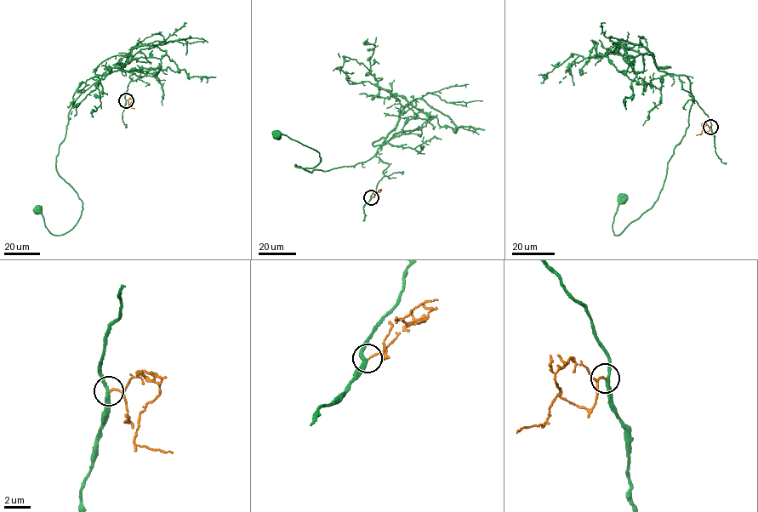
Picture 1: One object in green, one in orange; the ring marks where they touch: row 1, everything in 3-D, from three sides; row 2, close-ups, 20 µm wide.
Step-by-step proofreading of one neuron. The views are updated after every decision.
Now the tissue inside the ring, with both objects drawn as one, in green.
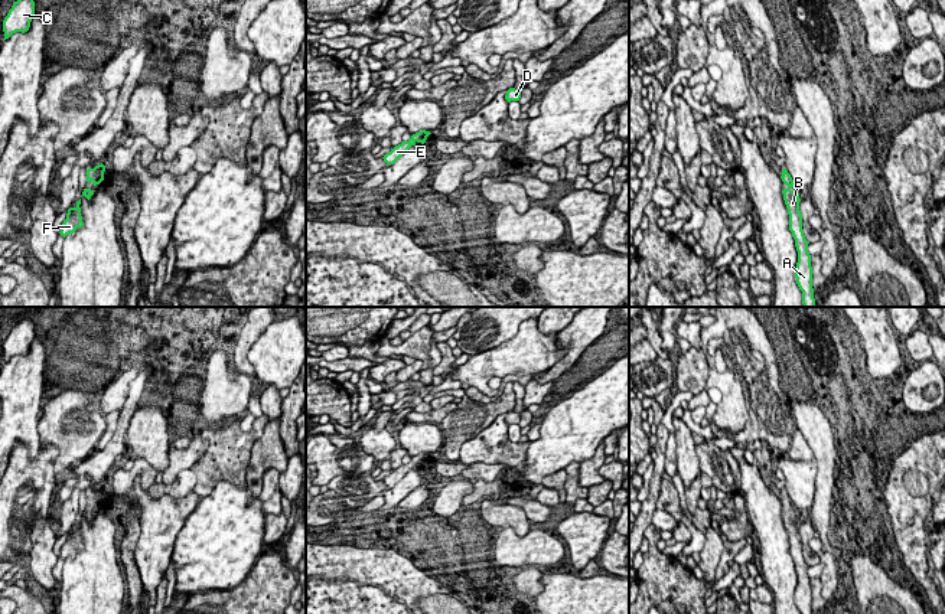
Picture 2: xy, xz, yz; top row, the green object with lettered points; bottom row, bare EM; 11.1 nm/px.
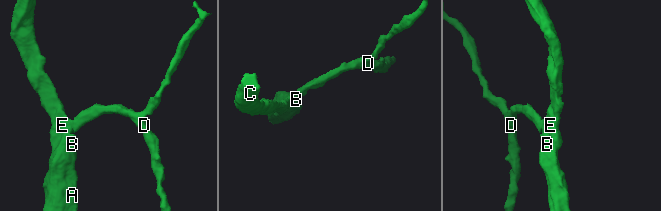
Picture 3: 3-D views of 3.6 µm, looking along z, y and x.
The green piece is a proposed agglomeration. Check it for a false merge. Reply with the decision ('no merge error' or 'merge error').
no merge error

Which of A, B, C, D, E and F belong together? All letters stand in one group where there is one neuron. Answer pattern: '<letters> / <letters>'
A B C D E F

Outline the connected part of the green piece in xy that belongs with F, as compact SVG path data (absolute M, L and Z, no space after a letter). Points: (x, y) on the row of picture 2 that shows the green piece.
M81 199L76 202L75 208L68 209L66 219L63 221L59 232L63 238L69 233L74 233L78 228L84 226L79 205Z

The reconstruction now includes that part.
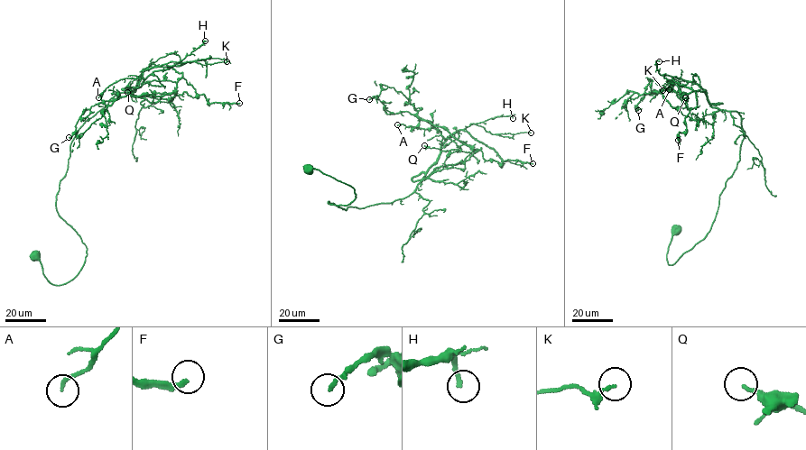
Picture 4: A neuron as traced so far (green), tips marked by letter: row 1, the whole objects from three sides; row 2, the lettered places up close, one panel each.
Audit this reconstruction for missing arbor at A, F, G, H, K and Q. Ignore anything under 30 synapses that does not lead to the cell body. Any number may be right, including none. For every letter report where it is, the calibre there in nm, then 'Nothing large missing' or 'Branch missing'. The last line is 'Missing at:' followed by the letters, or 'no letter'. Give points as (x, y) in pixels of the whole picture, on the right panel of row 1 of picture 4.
A: Place: (669, 89). Thickness 180 nm. Nothing large missing
F: Place: (678, 140). Thickness 240 nm. Branch missing
G: Place: (638, 110). Thickness 170 nm. Nothing large missing
H: Place: (659, 61). Thickness 190 nm. Nothing large missing
K: Place: (662, 90). Thickness 140 nm. Nothing large missing
Q: Place: (685, 97). Thickness 180 nm. Nothing large missing
Missing at: F

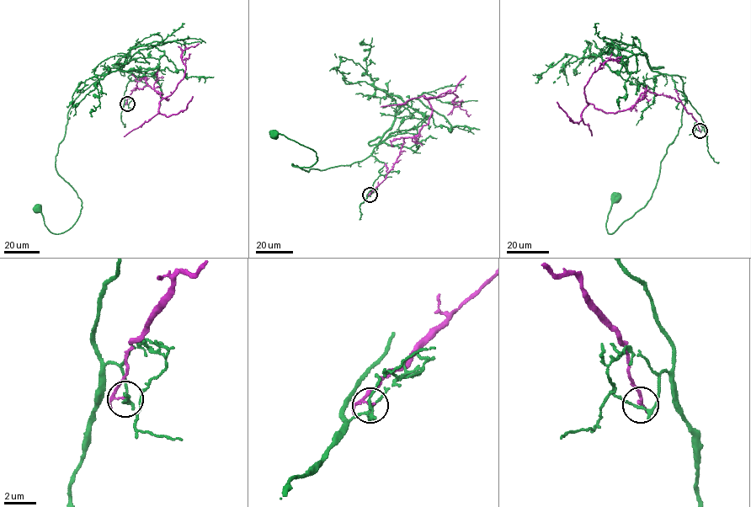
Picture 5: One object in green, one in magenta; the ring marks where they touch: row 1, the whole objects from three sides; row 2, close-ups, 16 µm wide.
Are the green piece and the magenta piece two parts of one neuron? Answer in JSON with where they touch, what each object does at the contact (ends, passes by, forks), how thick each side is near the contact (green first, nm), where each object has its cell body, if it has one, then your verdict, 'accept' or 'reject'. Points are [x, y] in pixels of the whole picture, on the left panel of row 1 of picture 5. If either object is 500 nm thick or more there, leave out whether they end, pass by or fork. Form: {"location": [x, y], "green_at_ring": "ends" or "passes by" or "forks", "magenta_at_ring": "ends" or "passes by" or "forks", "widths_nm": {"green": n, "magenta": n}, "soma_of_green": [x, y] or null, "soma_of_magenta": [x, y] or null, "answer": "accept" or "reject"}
{"location": [127, 104], "green_at_ring": "passes by", "magenta_at_ring": "passes by", "widths_nm": {"green": 170, "magenta": 100}, "soma_of_green": [37, 209], "soma_of_magenta": null, "answer": "reject"}

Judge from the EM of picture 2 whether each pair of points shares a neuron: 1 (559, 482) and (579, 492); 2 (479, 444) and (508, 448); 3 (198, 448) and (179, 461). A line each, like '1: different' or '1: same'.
1: different
2: same
3: same

